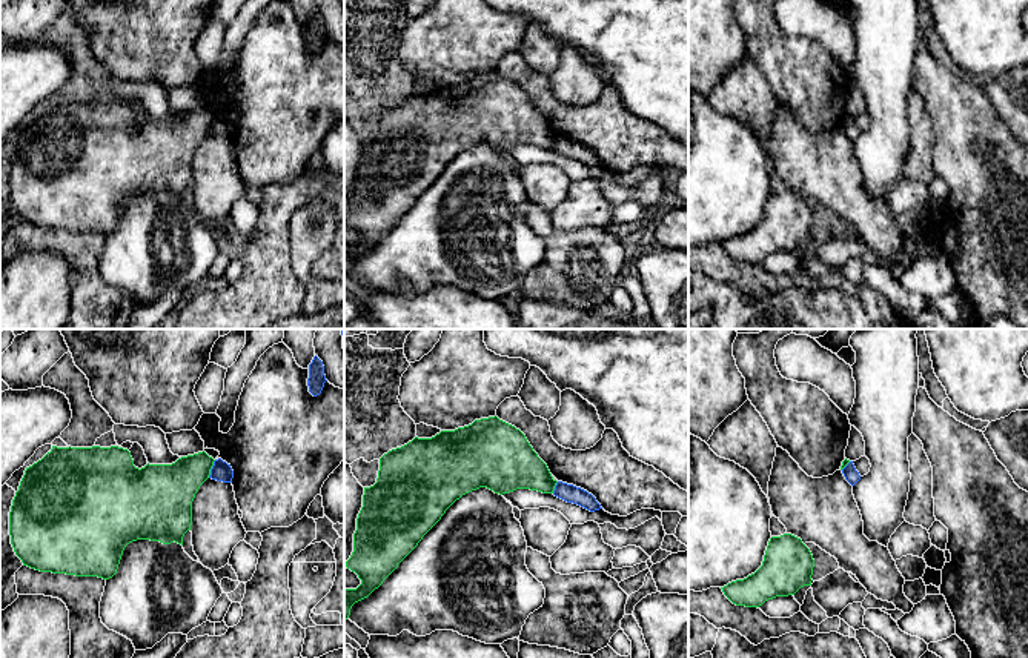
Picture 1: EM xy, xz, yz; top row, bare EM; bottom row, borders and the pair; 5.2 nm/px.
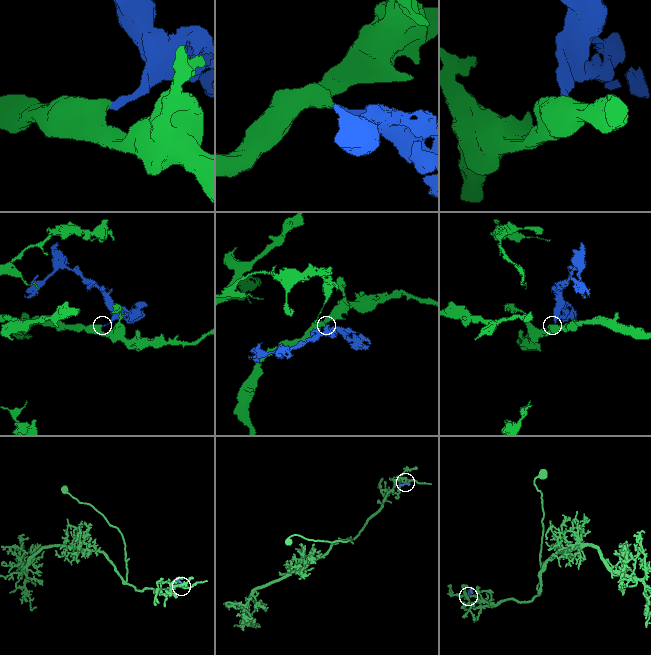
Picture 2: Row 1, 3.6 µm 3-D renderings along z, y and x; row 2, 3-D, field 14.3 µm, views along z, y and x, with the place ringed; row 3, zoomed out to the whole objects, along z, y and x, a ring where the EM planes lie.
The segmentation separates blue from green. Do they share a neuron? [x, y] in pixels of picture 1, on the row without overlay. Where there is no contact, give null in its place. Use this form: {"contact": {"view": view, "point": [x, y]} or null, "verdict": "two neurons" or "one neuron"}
{"contact": {"view": "xy", "point": [211, 125]}, "verdict": "two neurons"}

